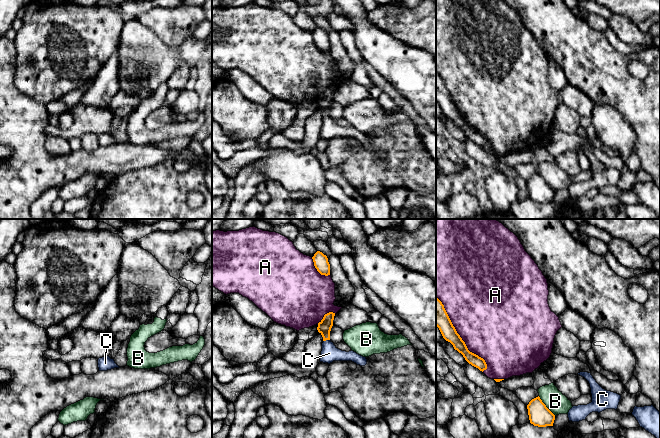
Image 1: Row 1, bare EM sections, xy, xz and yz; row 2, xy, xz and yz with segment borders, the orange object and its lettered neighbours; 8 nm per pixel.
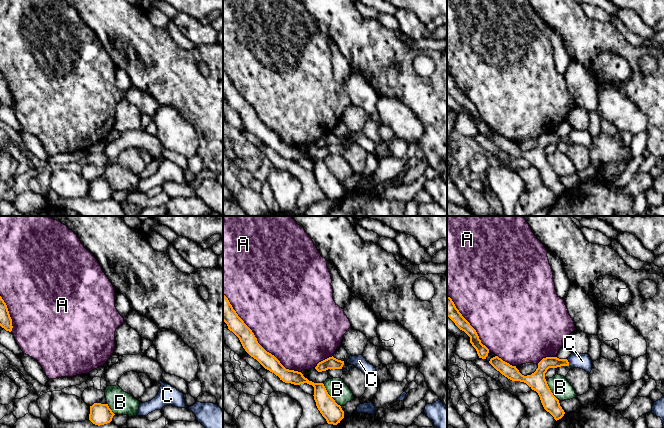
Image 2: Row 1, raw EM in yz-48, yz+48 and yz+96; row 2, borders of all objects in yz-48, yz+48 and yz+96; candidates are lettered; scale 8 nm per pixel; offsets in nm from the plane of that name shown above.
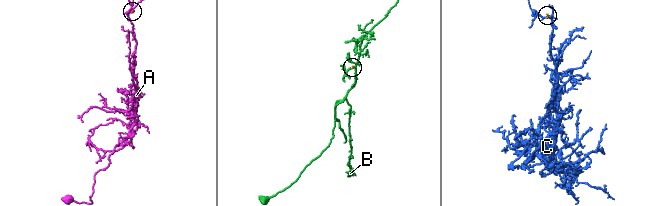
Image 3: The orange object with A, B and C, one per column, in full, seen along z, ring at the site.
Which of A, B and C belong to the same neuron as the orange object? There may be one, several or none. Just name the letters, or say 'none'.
C

